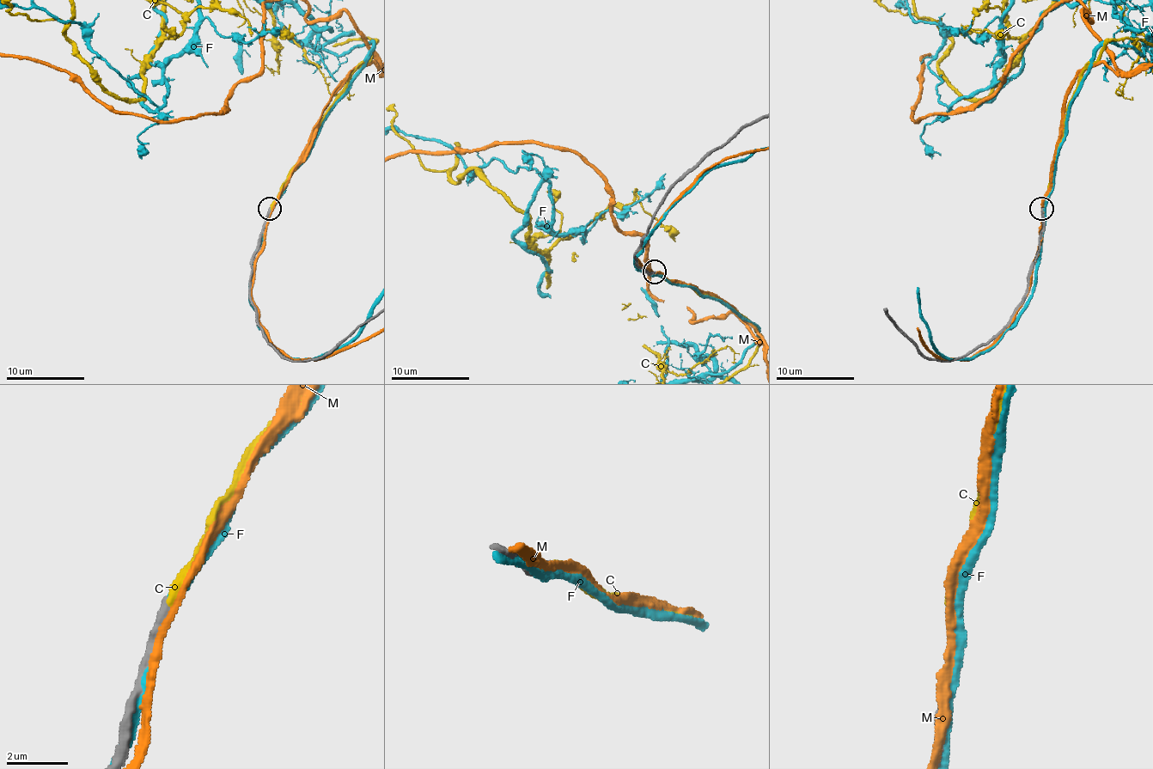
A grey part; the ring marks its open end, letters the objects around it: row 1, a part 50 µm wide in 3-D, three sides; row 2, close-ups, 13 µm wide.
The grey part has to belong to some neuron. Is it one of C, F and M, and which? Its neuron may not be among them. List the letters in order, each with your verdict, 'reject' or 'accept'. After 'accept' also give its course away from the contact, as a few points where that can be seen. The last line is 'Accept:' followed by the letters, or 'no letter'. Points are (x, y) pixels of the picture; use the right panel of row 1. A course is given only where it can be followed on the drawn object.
C: accept
F: reject
M: reject
Accept: C

